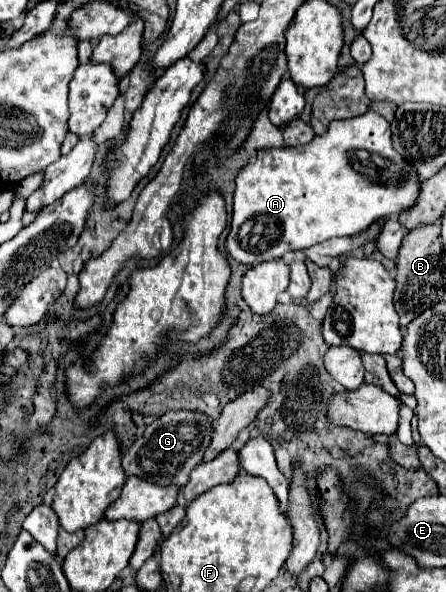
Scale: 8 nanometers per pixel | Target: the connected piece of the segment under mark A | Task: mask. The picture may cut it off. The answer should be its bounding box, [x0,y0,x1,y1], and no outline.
[227,113,421,265]

